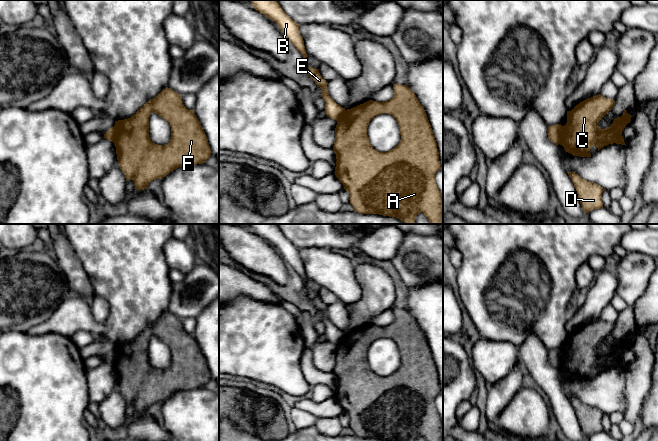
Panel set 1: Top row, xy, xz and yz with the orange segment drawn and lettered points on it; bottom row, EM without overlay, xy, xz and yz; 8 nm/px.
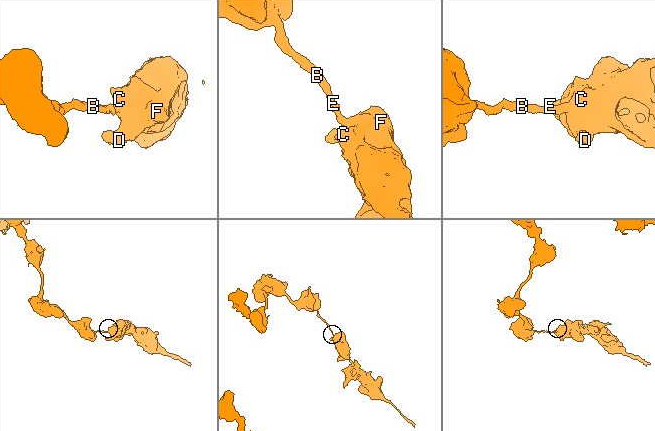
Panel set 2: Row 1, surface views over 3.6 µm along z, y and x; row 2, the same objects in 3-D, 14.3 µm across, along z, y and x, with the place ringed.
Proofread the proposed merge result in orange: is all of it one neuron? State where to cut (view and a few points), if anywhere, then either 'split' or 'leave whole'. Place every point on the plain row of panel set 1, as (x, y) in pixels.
cut yz (561, 349), (561, 365), (559, 367); split

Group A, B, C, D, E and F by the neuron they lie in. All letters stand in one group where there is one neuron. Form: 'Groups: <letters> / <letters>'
Groups: A C D F / B E

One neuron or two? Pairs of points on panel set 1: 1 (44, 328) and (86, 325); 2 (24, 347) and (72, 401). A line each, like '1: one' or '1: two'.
1: one
2: one

